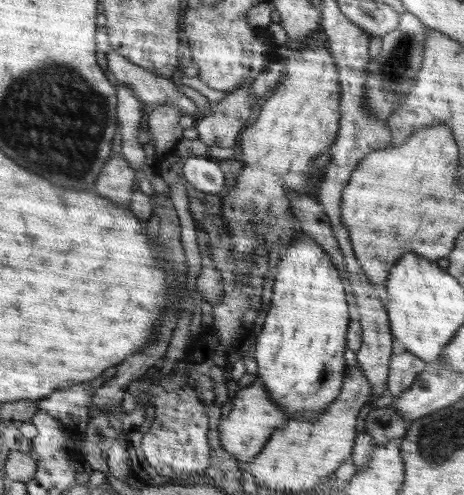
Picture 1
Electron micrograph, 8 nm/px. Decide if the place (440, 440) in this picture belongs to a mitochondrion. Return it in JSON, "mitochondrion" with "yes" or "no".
{"mitochondrion":"yes"}

